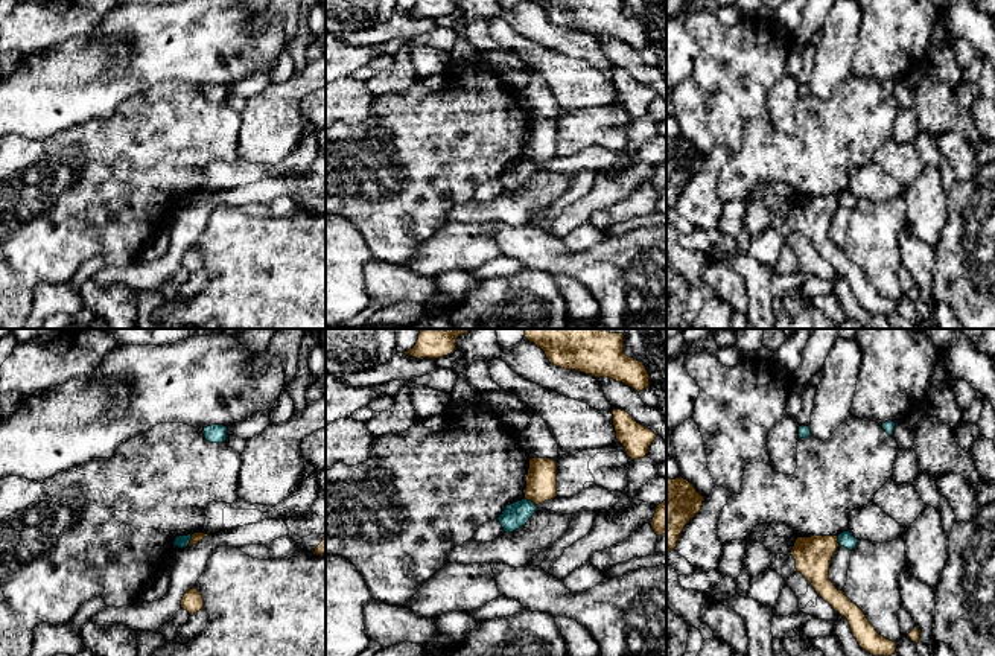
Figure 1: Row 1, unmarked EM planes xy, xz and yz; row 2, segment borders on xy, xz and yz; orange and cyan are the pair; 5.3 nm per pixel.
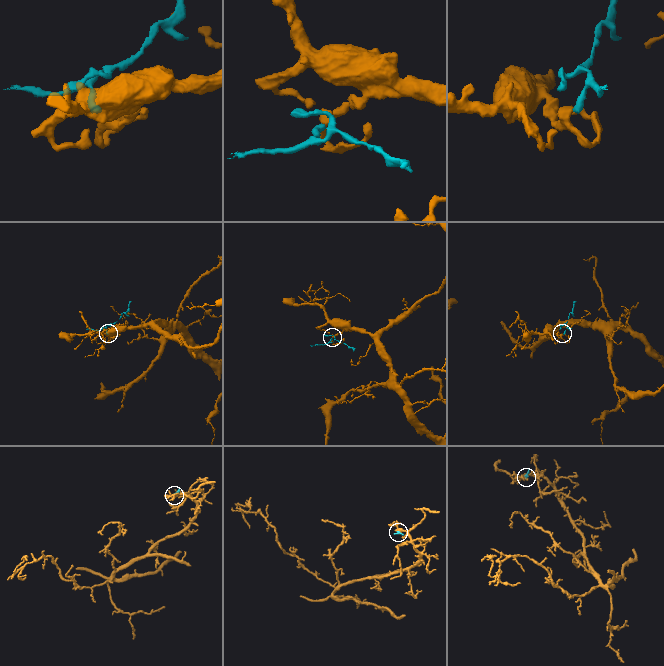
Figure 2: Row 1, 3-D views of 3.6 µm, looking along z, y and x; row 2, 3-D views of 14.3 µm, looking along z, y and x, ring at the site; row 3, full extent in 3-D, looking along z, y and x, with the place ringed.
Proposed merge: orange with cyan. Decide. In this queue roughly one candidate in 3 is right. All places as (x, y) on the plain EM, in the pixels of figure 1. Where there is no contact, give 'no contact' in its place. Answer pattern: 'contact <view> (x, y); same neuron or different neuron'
contact xy (190, 200); different neuron

